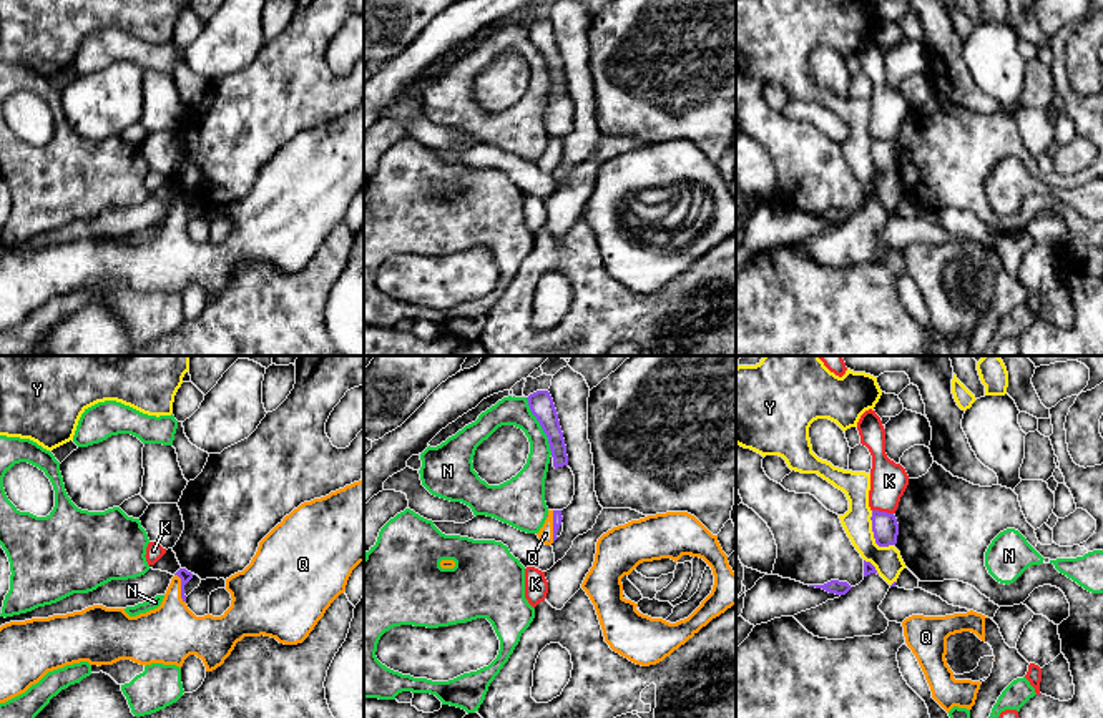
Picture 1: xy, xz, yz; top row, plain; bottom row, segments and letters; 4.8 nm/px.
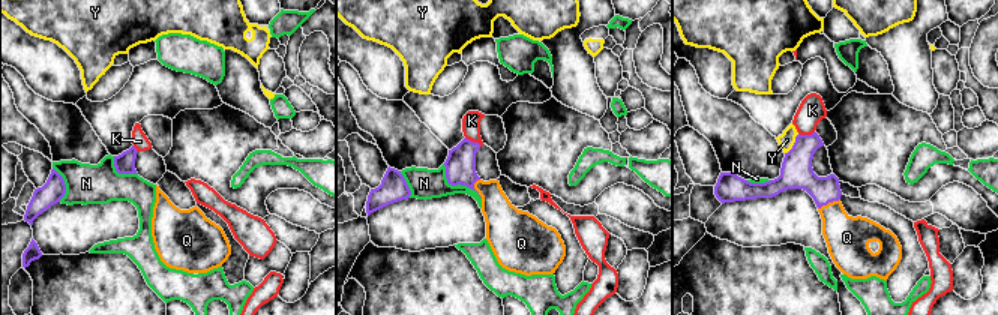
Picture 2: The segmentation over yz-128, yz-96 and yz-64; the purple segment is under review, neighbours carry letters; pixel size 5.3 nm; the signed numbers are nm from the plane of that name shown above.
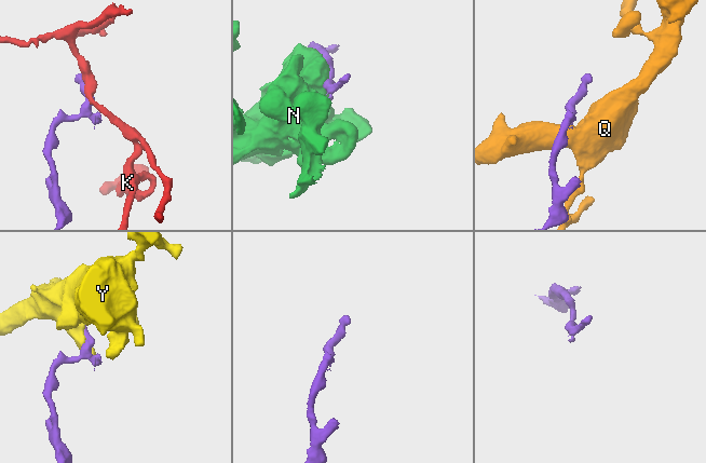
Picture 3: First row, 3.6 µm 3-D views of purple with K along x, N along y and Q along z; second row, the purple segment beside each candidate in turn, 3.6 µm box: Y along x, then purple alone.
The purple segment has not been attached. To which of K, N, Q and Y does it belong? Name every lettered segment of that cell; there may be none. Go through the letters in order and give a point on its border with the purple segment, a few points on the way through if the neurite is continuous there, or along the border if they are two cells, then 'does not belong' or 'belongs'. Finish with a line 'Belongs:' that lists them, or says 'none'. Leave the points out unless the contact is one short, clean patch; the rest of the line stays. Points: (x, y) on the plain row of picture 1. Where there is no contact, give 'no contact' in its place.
K: yz (882, 140) | does not belong
N: xz (540, 52) | does not belong
Q: xy (181, 216) | across xy (183, 201), (181, 216), (175, 223), (170, 261) | belongs
Y: yz (874, 163) | does not belong
Belongs: Q

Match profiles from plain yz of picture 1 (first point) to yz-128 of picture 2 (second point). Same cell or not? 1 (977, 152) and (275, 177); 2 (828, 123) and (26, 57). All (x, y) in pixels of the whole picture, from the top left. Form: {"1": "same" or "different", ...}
{"1": "same", "2": "different"}

